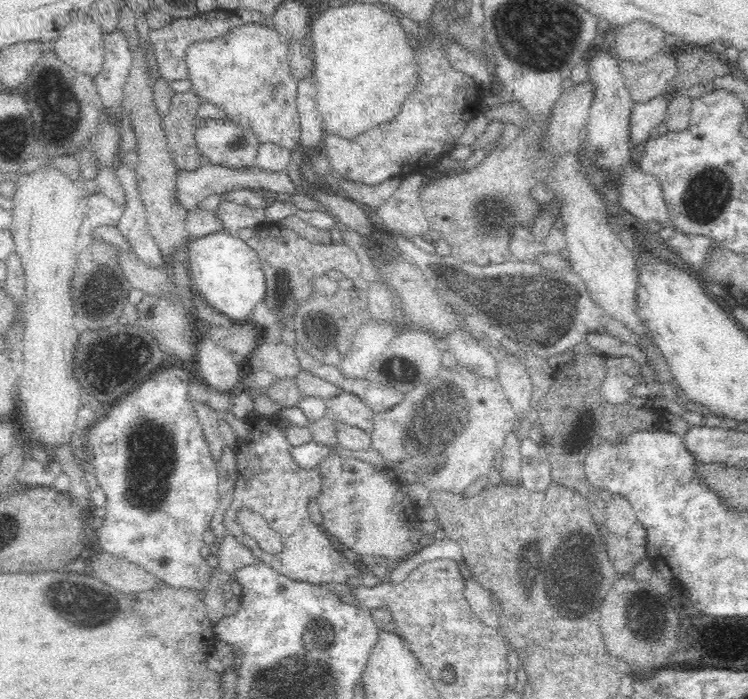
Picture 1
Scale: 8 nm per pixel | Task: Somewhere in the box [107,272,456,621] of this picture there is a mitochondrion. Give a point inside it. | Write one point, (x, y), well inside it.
(150, 496)

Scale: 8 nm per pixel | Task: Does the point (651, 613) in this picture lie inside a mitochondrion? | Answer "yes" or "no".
yes

